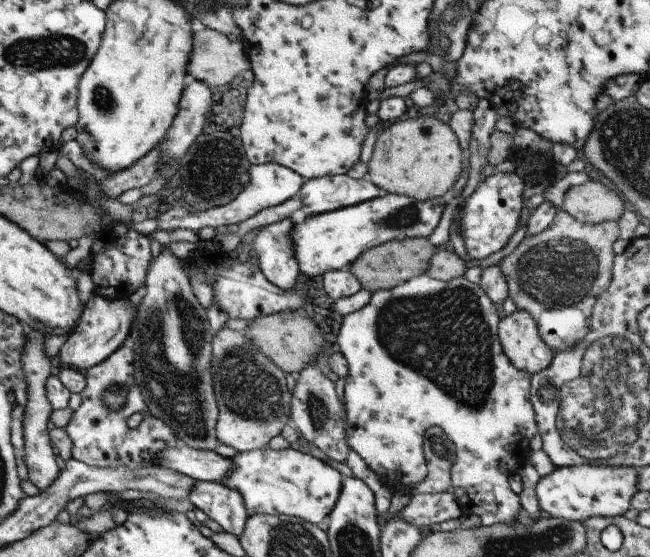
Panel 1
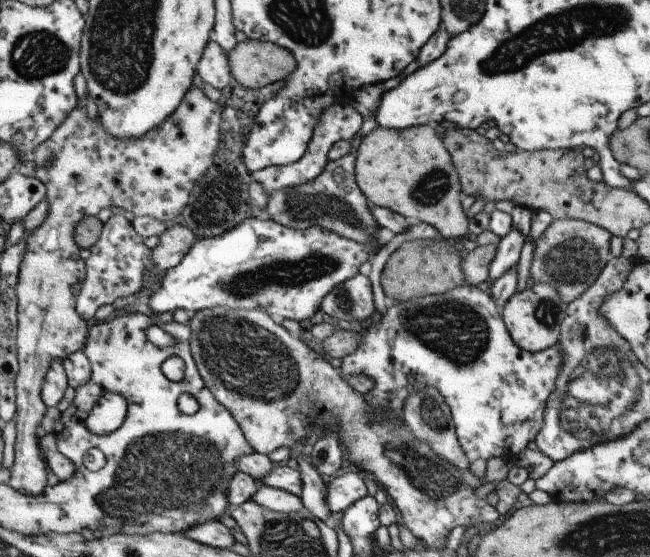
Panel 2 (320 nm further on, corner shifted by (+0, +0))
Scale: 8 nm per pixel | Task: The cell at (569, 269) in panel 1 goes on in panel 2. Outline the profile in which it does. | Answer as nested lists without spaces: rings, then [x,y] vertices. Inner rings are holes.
[[[581,219],[552,220],[532,251],[529,275],[535,283],[551,285],[566,302],[574,301],[595,282],[610,259],[610,234],[604,228]]]

